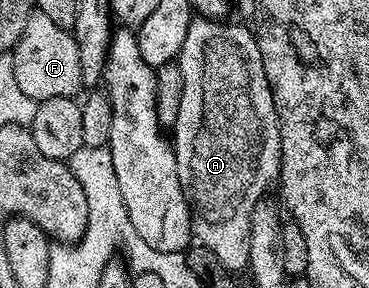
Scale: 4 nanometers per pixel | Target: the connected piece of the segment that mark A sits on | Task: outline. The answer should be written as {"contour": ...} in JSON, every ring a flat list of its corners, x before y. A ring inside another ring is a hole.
{"contour":[[200,16,194,17,193,22,187,28,187,40,183,40,183,48,179,55,179,65,181,68,181,79,183,80,183,88,181,89,181,99,179,100,179,112,177,113,176,120,171,124,171,145,173,147,173,155,175,156,175,164,177,165,177,171,179,172,179,184,183,188,183,196,187,200,189,205,189,217,193,222,193,238,196,239,198,243,207,248,211,248,211,252,215,252,215,256,219,256,221,265,225,267,226,270,230,272,238,272,237,270,244,271,249,264,249,233,251,232,251,216,253,215,253,208,258,202,262,201,266,197,265,194,269,190,269,185,276,183,278,181,279,175,281,173,281,127,277,125,277,109,273,103,273,93,269,87,269,81,265,75,265,69,263,68,263,56,259,52,259,44,255,40,252,30,244,24,238,24,238,26,232,26,232,21,229,20,218,20,215,18,202,18]]}

